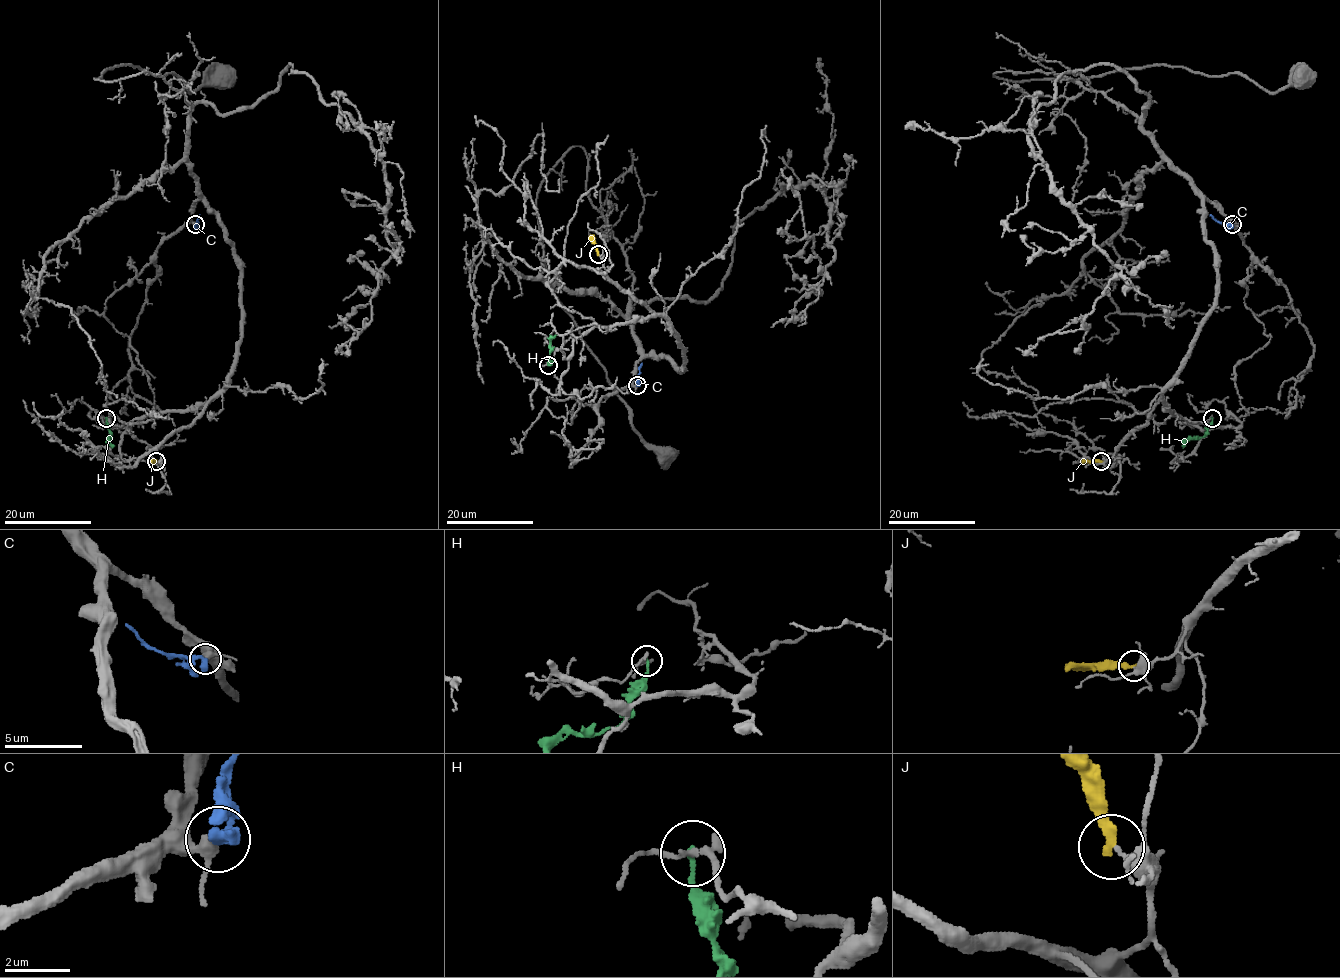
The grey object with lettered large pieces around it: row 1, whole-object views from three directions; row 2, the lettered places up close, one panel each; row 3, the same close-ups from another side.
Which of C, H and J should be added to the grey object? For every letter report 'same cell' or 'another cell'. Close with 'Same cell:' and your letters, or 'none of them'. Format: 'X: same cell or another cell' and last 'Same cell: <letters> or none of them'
C: another cell
H: another cell
J: another cell
Same cell: none of them

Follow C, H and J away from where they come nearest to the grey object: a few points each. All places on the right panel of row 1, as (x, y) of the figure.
C: (1231, 224), (1217, 222), (1210, 214)
H: (1212, 418), (1212, 425), (1203, 437), (1189, 438), (1182, 445)
J: (1101, 461), (1082, 462)

